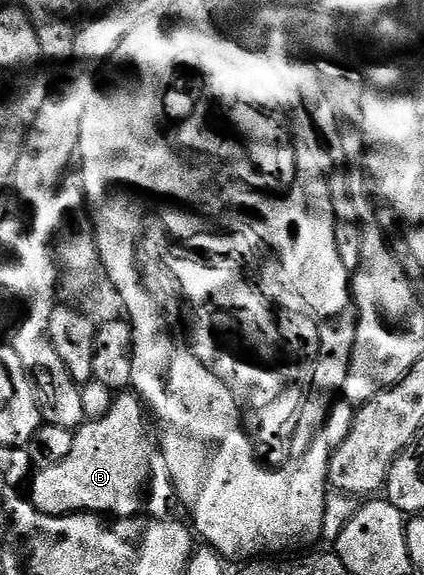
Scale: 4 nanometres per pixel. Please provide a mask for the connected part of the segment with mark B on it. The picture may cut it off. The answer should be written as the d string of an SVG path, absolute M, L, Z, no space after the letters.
M132 392L121 393L119 397L113 401L110 412L106 416L85 421L84 425L81 426L79 430L75 431L75 433L73 433L72 447L70 448L70 452L66 455L66 457L58 464L54 464L50 468L39 471L39 473L37 473L35 477L31 479L30 487L31 486L32 495L30 495L30 501L32 505L35 506L37 510L41 510L41 512L44 514L54 514L57 516L63 516L65 514L99 514L101 516L111 516L113 519L138 518L141 516L167 519L169 515L171 515L168 513L170 513L172 510L172 502L174 506L172 477L166 468L166 460L162 456L162 452L160 451L153 431L150 429L150 422L146 417L145 407L142 405L139 397L137 397L137 395Z

